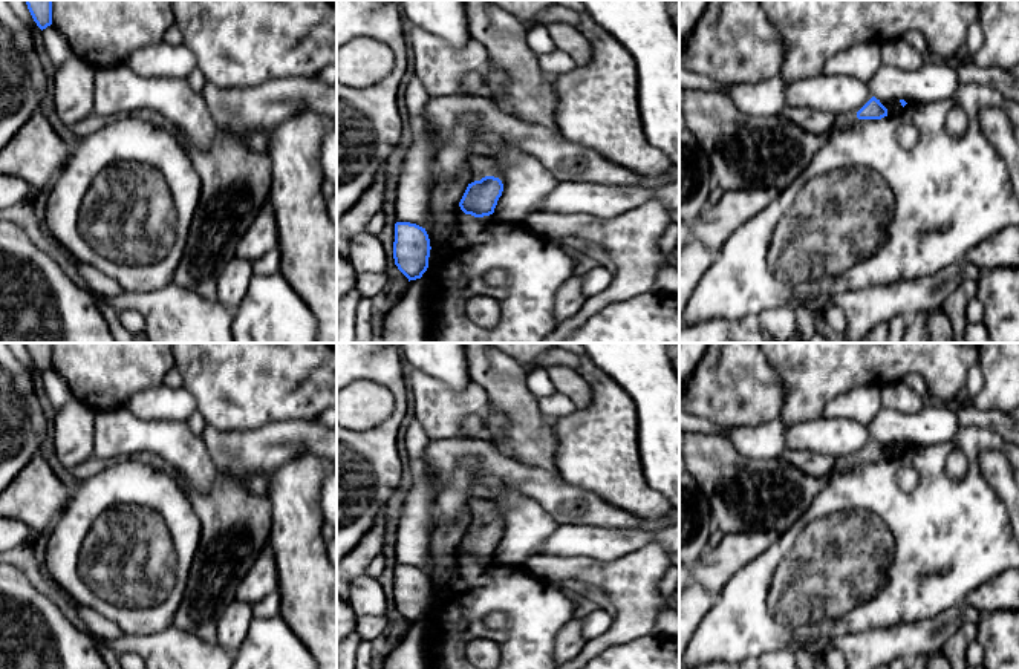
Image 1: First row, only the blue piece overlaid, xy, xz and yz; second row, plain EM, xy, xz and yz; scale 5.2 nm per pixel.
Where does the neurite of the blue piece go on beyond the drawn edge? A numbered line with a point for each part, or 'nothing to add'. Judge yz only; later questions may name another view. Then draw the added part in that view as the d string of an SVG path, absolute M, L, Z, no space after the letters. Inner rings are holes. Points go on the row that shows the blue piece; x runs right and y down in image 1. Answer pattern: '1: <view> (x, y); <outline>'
1: yz (745, 152); M679 87L679 109L685 116L685 129L692 132L710 159L713 182L725 191L770 188L779 194L785 191L811 164L819 150L829 139L832 130L845 129L857 119L857 113L835 116L834 127L826 133L809 133L791 122L782 113L751 116L737 109L724 90L699 90Z

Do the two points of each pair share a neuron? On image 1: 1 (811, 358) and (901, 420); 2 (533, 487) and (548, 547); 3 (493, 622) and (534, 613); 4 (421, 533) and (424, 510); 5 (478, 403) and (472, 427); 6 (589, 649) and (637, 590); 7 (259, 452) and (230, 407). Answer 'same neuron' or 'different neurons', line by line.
1: different neurons
2: different neurons
3: different neurons
4: same neuron
5: different neurons
6: same neuron
7: different neurons

